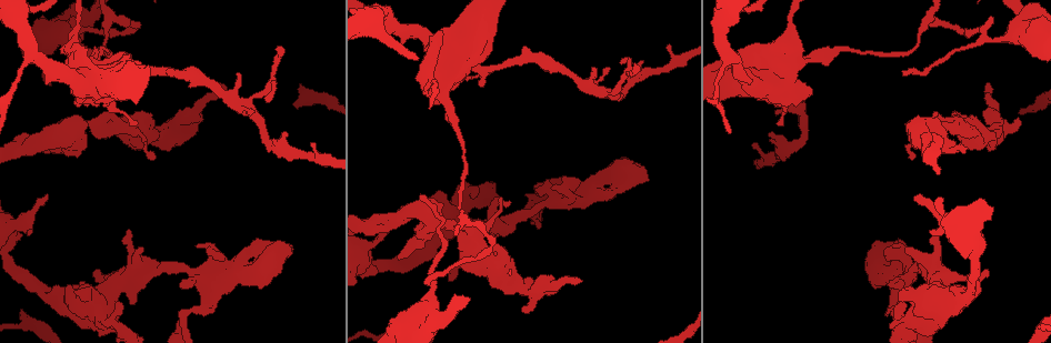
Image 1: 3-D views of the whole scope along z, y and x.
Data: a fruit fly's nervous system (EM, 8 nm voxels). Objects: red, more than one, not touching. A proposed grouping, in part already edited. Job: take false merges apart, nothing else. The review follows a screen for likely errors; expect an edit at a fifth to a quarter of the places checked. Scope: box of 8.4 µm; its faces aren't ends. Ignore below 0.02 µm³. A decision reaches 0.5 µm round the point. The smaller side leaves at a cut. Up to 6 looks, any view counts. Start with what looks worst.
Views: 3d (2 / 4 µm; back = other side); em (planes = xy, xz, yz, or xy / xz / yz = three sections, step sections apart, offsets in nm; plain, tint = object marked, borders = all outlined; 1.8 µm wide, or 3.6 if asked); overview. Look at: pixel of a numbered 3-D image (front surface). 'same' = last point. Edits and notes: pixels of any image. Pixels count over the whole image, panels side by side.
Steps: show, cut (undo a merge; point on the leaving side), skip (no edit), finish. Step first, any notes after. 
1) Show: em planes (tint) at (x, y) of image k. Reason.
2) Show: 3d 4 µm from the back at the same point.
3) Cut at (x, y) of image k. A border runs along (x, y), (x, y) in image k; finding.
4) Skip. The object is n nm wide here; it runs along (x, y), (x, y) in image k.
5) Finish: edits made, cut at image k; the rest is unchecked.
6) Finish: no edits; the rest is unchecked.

Show: 3d 2 µm at (110, 20) of image 1. Sharp bend.

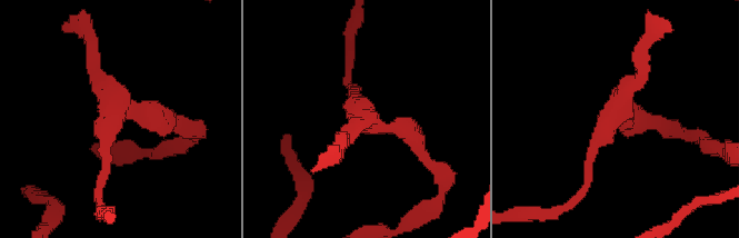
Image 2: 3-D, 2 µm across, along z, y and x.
Show: em planes (tint) at (122, 108) of image 2. Now the EM.

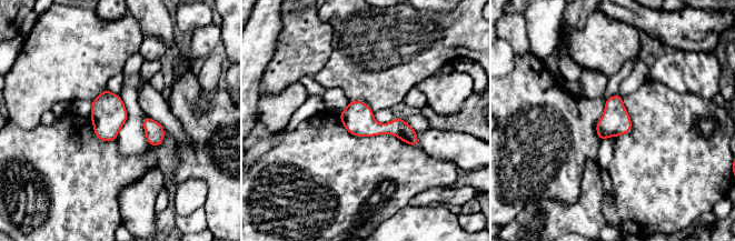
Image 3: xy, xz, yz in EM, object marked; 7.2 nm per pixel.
Skip. One neuron here.

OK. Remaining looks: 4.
Show: 3d 4 µm at (99, 300) of image 1. Thin neck.

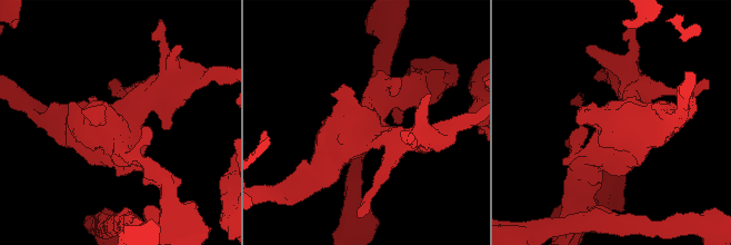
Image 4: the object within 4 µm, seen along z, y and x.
Show: em 3.6 µm planes (tint) at (365, 129) of image 4. Shape alone is not enough.

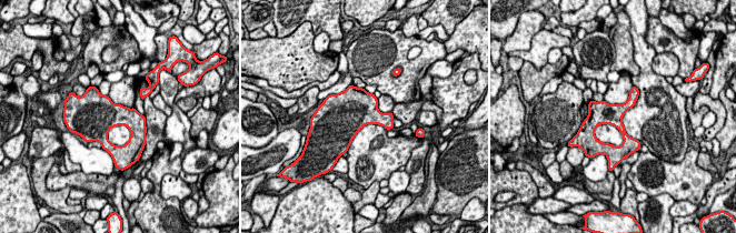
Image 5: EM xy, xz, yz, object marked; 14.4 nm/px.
Skip. It runs along (634, 91), (618, 113), (625, 143), (613, 148) in image 5; one neuron here.

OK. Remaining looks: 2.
Show: em yz step 4 (tint) at (953, 224) of image 1. Abrupt turn.

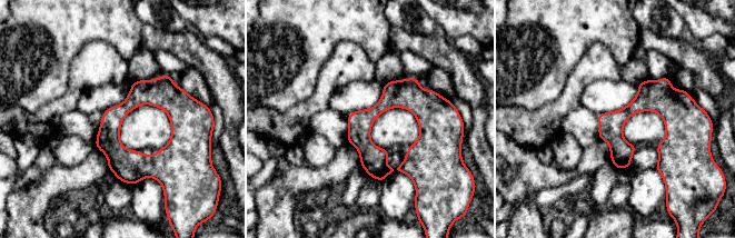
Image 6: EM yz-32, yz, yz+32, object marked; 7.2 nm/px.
Show: em planes (tint) at the same point.

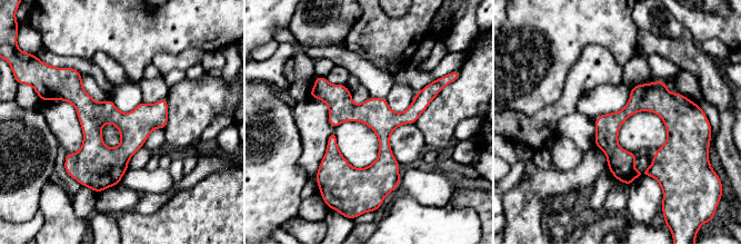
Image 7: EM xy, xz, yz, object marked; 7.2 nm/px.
Skip. It runs along (319, 79), (383, 131), (383, 167), (363, 187) in image 7; all the same neuron.

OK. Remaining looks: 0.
Finish: no edits; the rest is unchecked.

